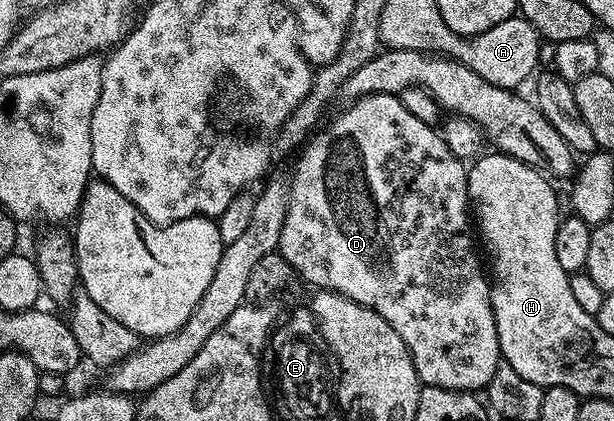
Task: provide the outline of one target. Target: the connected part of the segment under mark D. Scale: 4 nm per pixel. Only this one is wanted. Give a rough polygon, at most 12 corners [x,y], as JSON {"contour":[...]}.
{"contour":[[397,95],[301,148],[277,252],[425,386],[503,362],[467,164]]}

